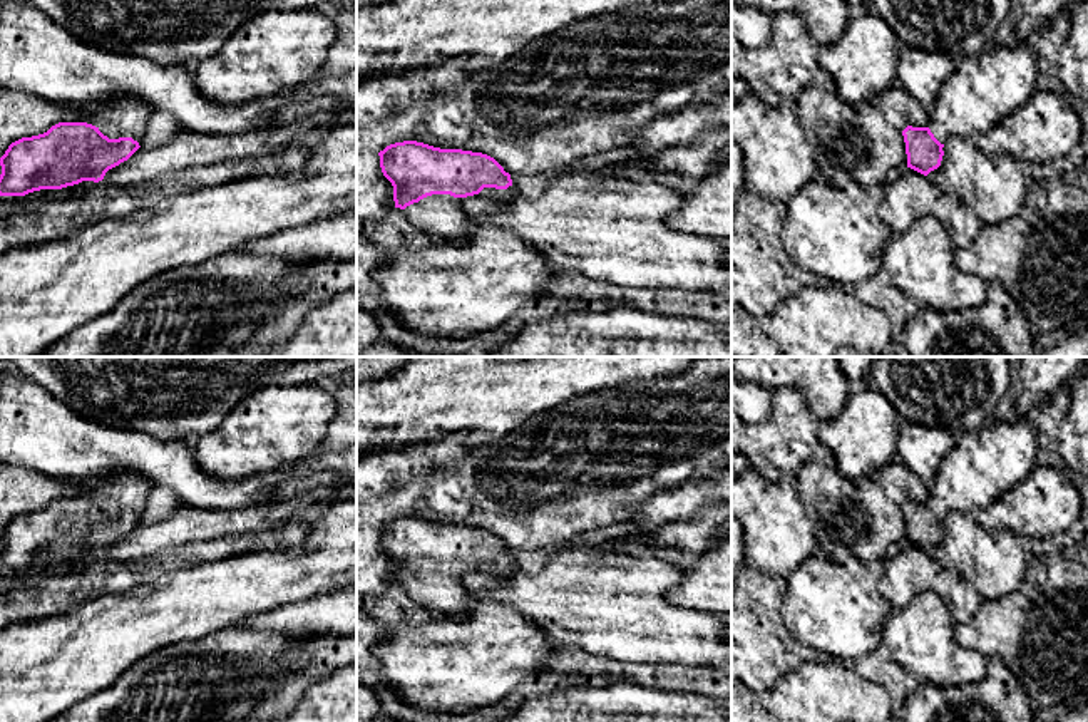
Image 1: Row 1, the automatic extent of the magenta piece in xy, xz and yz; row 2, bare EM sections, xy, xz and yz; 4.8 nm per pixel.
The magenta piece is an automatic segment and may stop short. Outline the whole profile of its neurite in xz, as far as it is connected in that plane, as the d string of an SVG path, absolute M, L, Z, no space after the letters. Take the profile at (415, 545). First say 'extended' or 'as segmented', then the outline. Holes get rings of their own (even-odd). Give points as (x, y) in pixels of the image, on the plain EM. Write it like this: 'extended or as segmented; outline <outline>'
extended; outline M403 516L387 521L378 531L382 548L393 561L395 583L403 585L434 618L462 623L479 601L464 586L462 573L480 570L511 576L519 570L511 549L482 528Z

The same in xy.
extended; outline M112 472L100 481L84 481L87 493L82 498L59 498L47 508L22 513L8 521L0 533L0 571L25 571L40 565L62 565L82 556L99 558L105 548L127 536L141 521L152 484L136 472Z

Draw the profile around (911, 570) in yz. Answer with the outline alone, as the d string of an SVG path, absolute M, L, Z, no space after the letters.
M911 543L901 544L885 563L879 591L892 608L904 608L927 590L944 600L954 625L969 621L979 610L981 596L964 578L944 568L927 551Z

